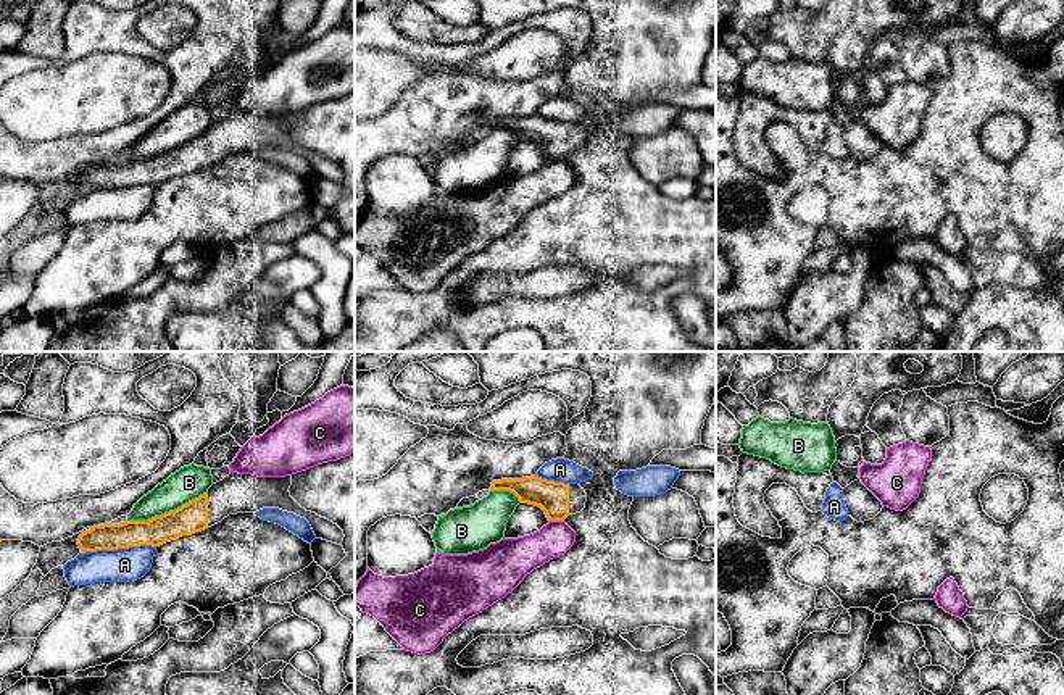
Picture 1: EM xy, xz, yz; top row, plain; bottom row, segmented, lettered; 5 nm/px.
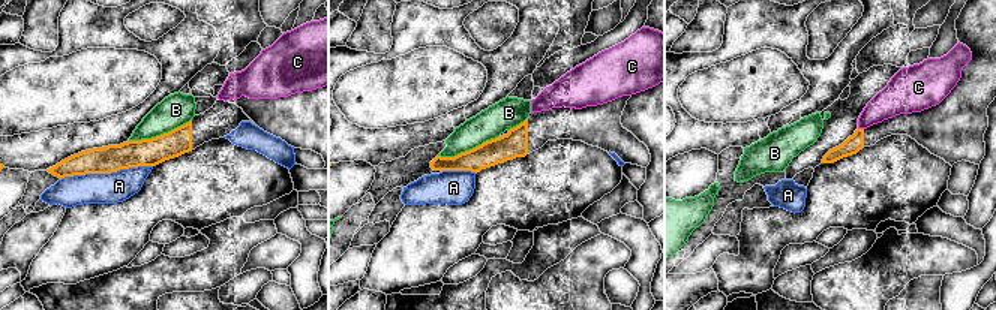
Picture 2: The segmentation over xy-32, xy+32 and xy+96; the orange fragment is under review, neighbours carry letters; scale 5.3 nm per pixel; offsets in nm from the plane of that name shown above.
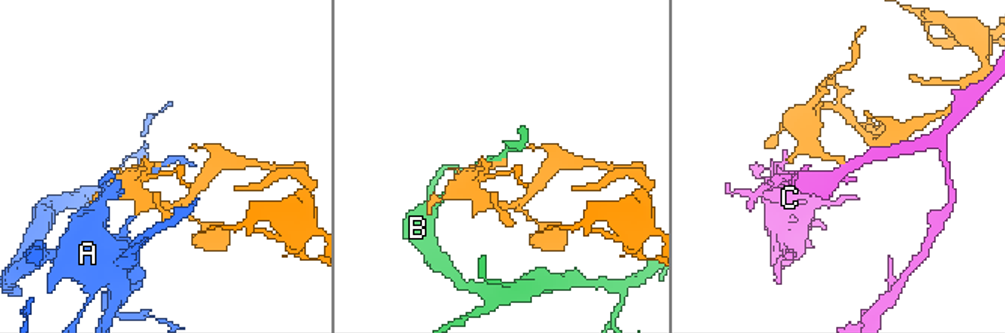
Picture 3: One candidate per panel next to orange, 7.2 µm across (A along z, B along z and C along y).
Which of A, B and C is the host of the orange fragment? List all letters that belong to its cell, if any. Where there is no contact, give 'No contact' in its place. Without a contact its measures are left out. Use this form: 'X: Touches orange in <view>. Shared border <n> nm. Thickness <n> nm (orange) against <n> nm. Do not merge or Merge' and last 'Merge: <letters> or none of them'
A: Touches orange in xy. Shared border 380 nm. Thickness 140 nm (orange) against 180 nm. Do not merge
B: Touches orange in xy. Shared border 420 nm. Thickness 150 nm (orange) against 170 nm. Do not merge
C: Touches orange in xz. Shared border 70 nm. Thickness 160 nm (orange) against 180 nm. Do not merge
Merge: none of them

